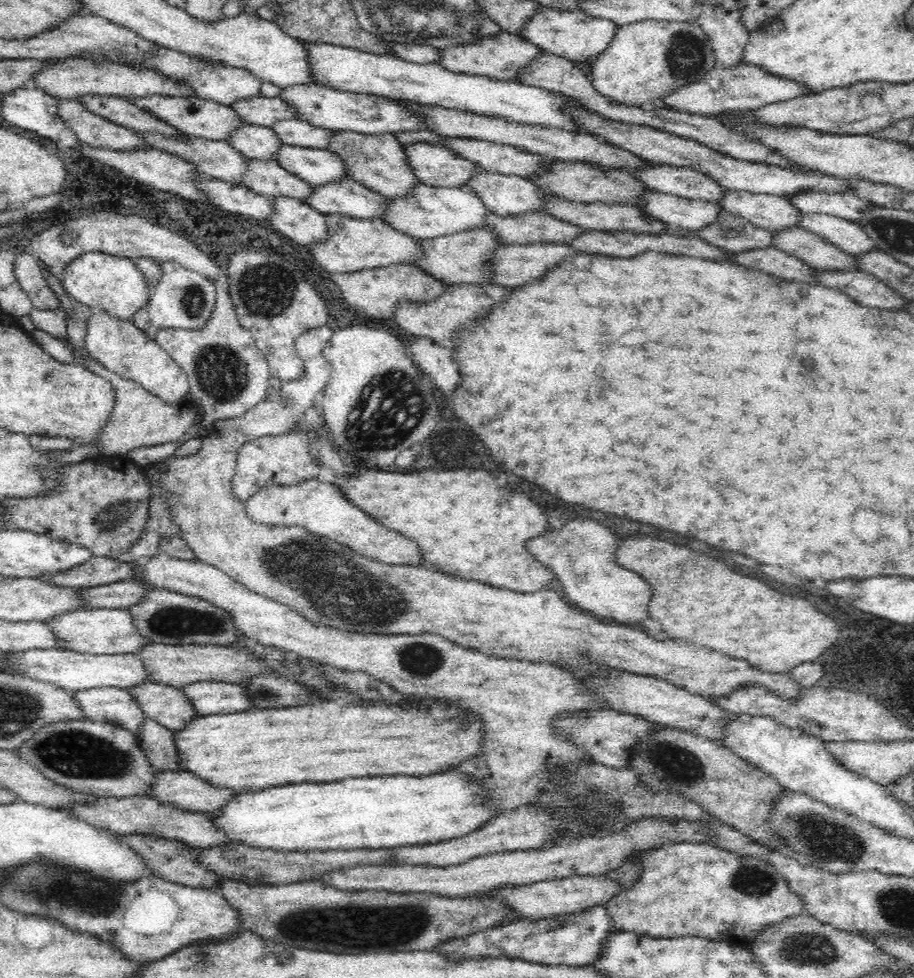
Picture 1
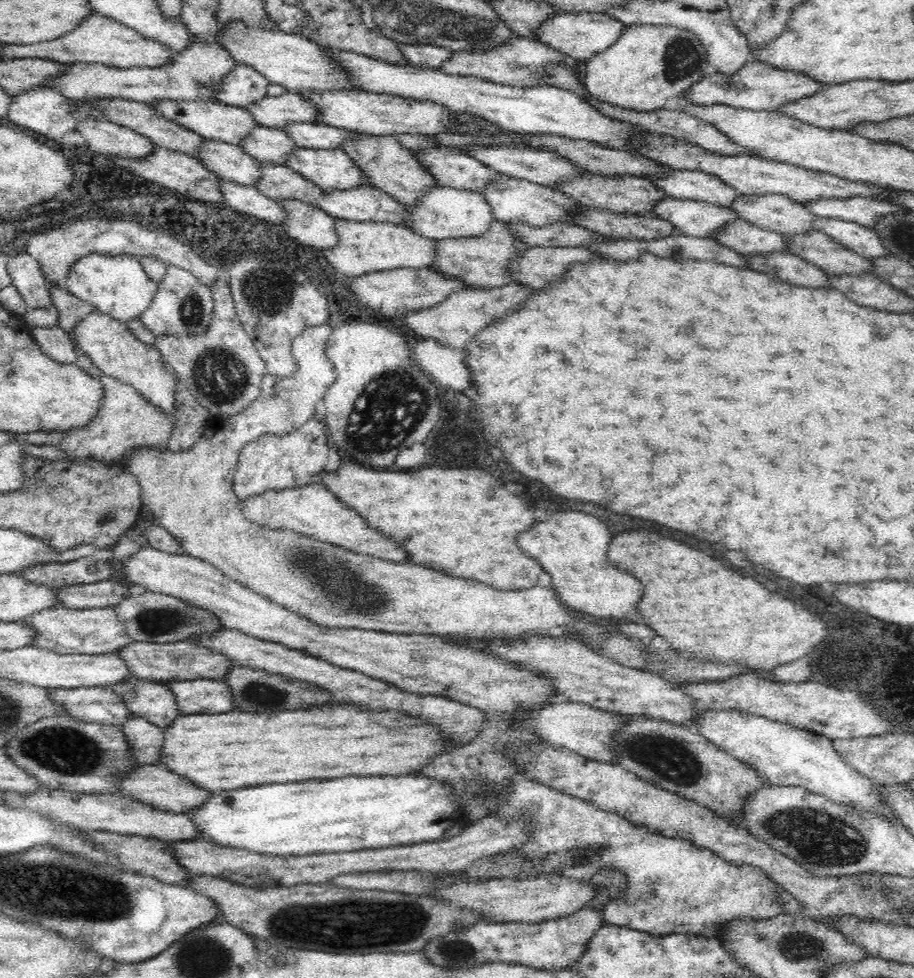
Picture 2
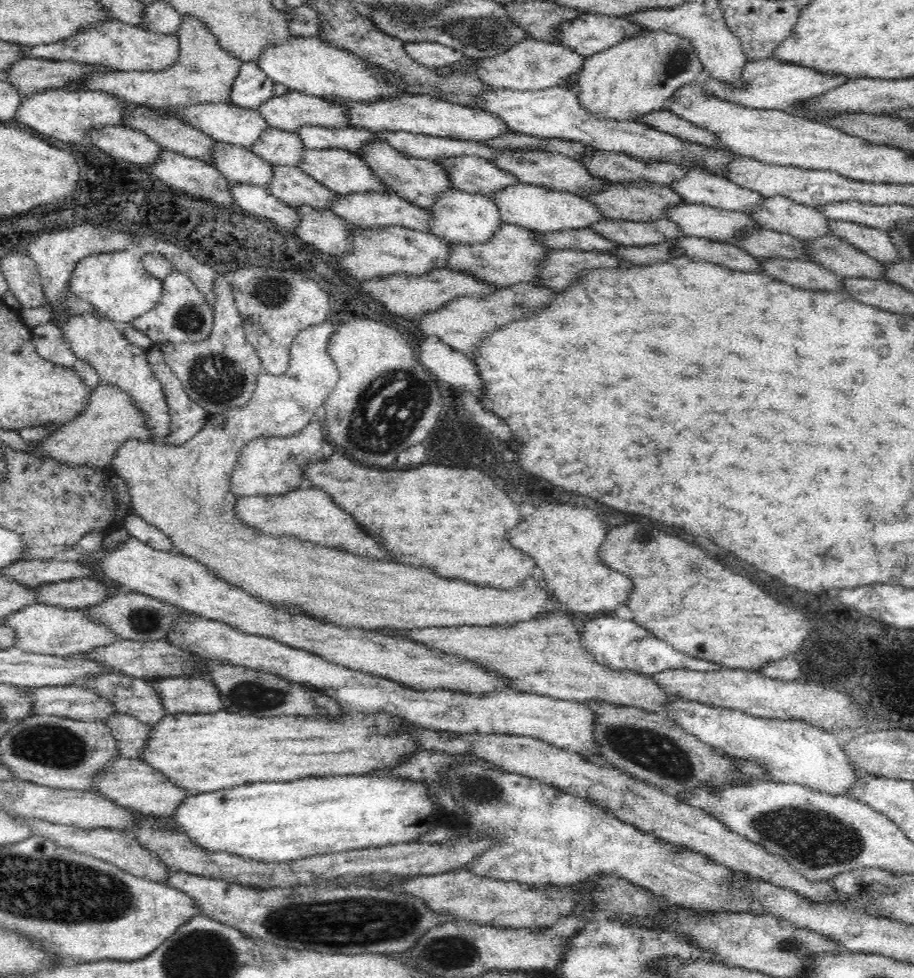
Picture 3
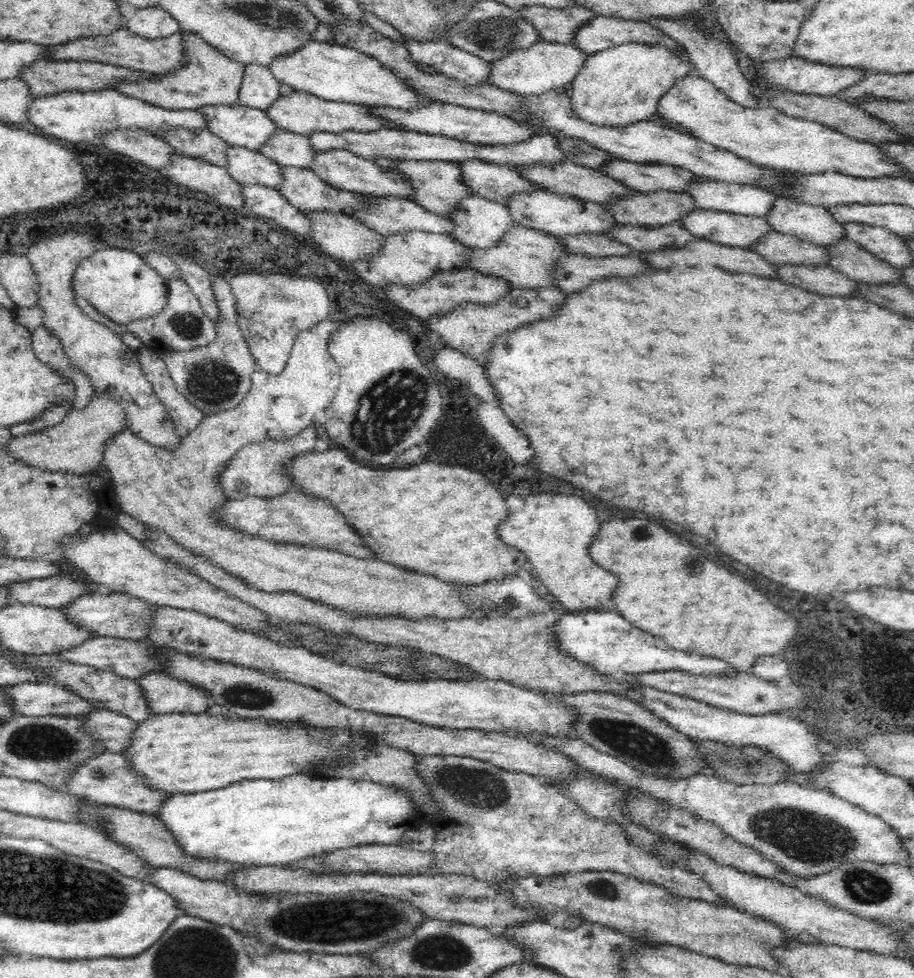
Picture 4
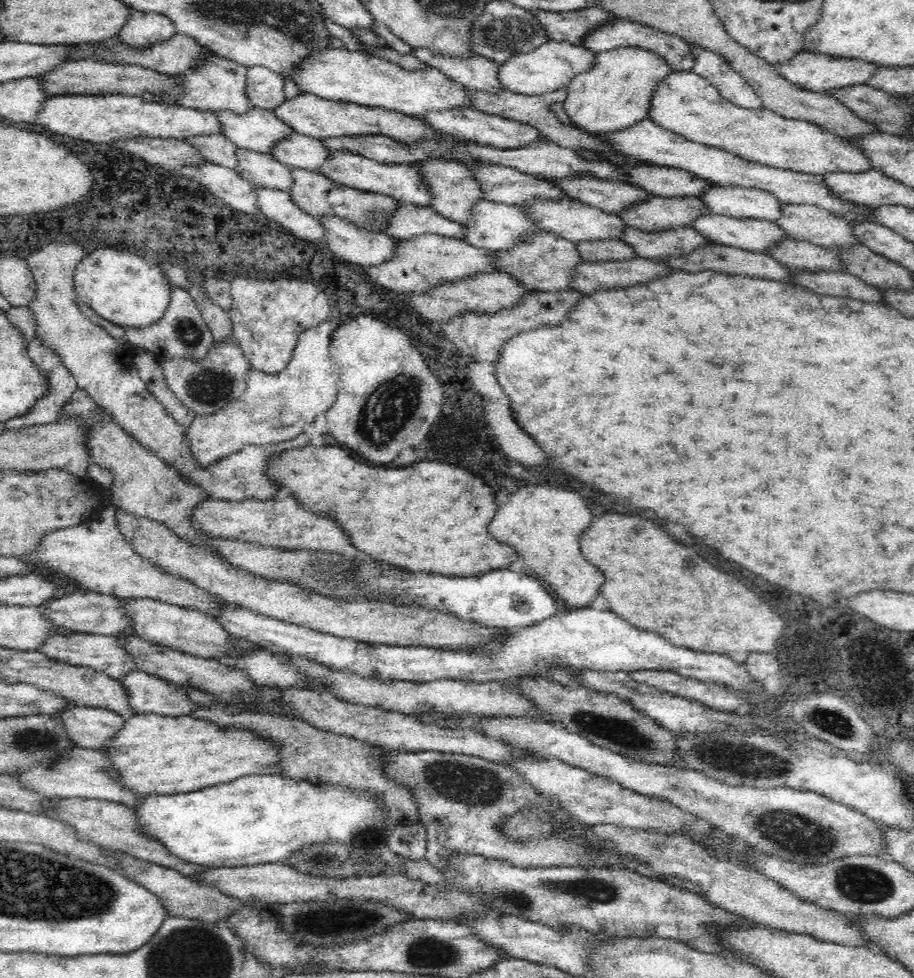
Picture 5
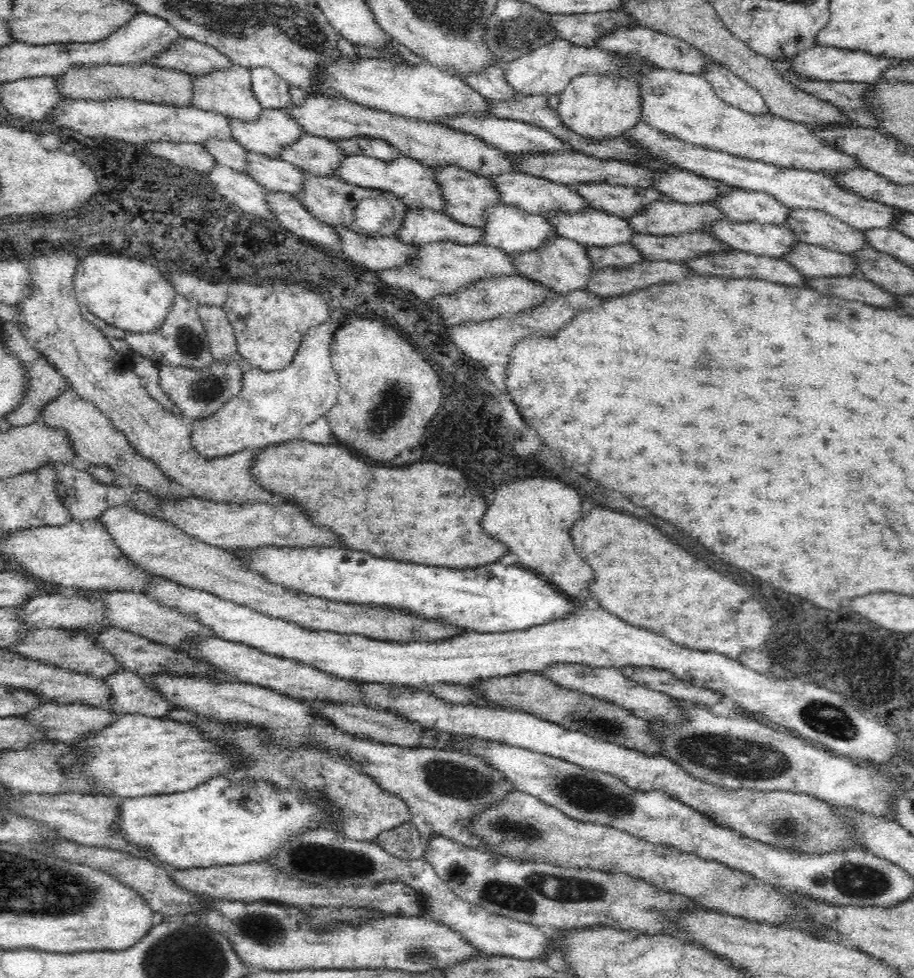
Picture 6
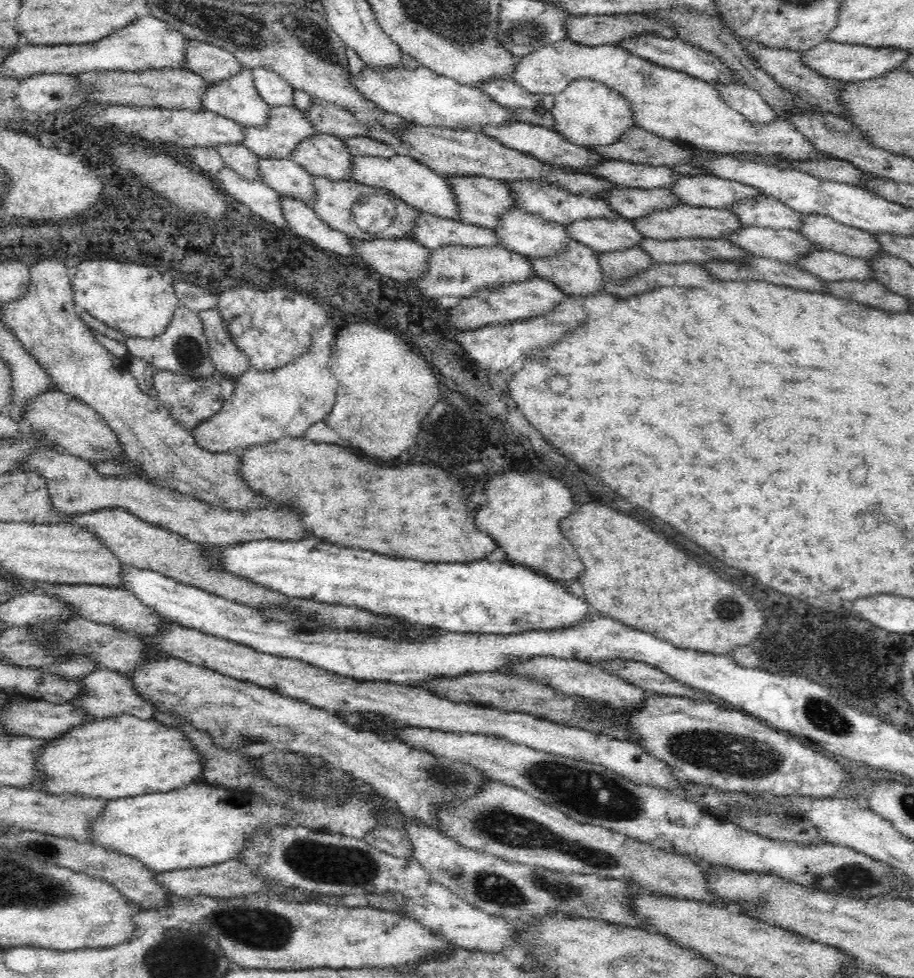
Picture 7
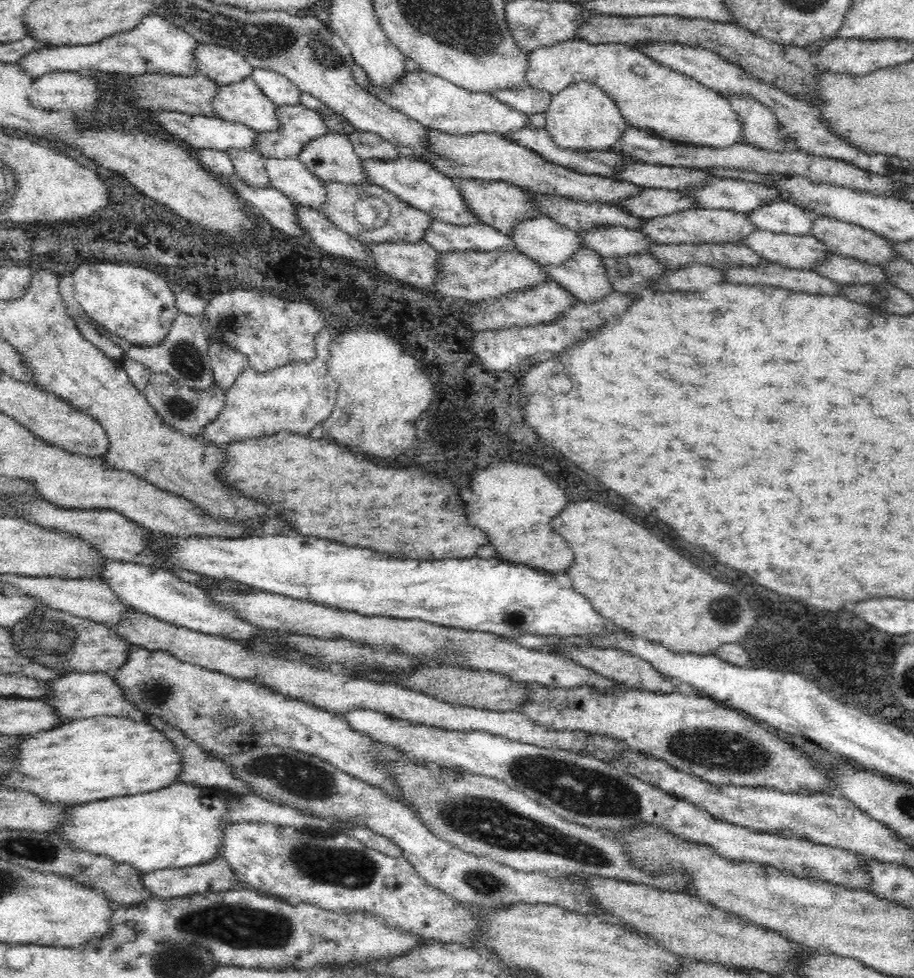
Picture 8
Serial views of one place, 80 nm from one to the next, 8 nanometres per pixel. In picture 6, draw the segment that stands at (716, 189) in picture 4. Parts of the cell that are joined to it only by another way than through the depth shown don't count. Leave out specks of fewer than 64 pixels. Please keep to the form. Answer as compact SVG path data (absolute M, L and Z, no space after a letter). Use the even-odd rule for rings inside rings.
M732 189L716 195L711 203L724 218L736 222L761 222L767 225L784 225L789 208L775 196L756 190Z

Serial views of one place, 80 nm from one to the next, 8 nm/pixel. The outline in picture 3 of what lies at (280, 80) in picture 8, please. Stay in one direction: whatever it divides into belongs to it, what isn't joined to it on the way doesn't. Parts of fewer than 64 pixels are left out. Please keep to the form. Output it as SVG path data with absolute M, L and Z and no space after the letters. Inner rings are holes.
M254 61L241 62L229 88L227 102L254 110L274 96L273 86L273 80L270 80Z

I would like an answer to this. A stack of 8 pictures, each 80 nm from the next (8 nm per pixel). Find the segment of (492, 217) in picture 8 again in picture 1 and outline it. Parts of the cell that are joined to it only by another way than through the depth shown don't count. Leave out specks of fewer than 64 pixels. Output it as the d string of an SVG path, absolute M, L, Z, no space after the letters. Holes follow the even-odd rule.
M341 130L331 132L325 148L340 157L346 177L387 199L403 197L414 185L420 184L408 166L401 146L395 133L362 134Z

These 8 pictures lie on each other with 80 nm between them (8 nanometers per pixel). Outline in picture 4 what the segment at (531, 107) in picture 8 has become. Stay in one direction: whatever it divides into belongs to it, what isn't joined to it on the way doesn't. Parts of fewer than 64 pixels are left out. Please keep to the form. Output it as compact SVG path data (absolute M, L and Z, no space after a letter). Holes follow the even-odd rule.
M407 40L405 45L417 63L432 66L435 72L444 73L470 85L488 83L489 63L479 56L450 46L444 41Z

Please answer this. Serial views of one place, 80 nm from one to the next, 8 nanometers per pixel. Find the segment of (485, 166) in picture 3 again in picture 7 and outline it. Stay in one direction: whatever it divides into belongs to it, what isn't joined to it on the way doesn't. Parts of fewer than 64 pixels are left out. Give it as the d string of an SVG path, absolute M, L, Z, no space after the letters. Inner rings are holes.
M520 179L504 181L507 183L510 198L515 202L515 206L523 208L529 213L537 214L548 221L556 221L560 224L569 223L572 219L596 218L596 217L618 217L617 214L607 204L592 196L587 197L582 194L572 193L566 187L550 181L538 181L536 179Z

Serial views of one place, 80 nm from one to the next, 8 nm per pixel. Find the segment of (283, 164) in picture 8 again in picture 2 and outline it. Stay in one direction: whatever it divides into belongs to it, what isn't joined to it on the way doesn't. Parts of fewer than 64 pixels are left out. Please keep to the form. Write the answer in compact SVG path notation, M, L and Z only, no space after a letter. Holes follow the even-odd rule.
M204 139L196 150L188 154L200 162L208 173L236 184L253 185L260 174L258 161L246 154L239 144Z

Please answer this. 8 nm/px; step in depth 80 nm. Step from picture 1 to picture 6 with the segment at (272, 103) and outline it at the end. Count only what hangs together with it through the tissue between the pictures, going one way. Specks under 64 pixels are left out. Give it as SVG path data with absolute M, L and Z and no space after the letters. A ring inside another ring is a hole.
M308 93L300 106L291 104L283 110L303 133L332 140L354 137L382 138L398 147L402 151L402 156L418 159L430 169L444 165L461 166L464 170L470 170L486 178L512 170L518 172L504 152L485 145L479 138L446 128L437 122L400 116L357 105L336 96L316 93Z

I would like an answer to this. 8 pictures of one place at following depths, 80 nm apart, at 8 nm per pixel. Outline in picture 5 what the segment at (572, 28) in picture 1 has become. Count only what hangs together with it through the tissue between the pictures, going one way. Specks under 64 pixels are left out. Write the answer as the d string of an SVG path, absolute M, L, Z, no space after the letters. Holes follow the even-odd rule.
M610 19L605 23L600 23L594 30L590 30L584 40L581 40L581 46L587 48L590 52L599 53L607 50L615 49L621 46L637 46L644 49L658 51L666 57L666 61L680 71L692 71L694 64L694 55L686 40L680 39L678 36L667 34L662 30L657 30L652 26L644 26L639 22L632 22L624 19Z

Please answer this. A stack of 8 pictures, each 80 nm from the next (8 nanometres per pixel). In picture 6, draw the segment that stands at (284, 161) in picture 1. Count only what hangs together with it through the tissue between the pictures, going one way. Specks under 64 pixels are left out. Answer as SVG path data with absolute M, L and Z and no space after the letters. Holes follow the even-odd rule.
M361 154L344 155L339 162L334 176L348 184L365 189L383 190L395 194L408 207L422 207L443 211L442 195L433 177L433 170L424 166L418 159L402 156L390 162L370 158Z

